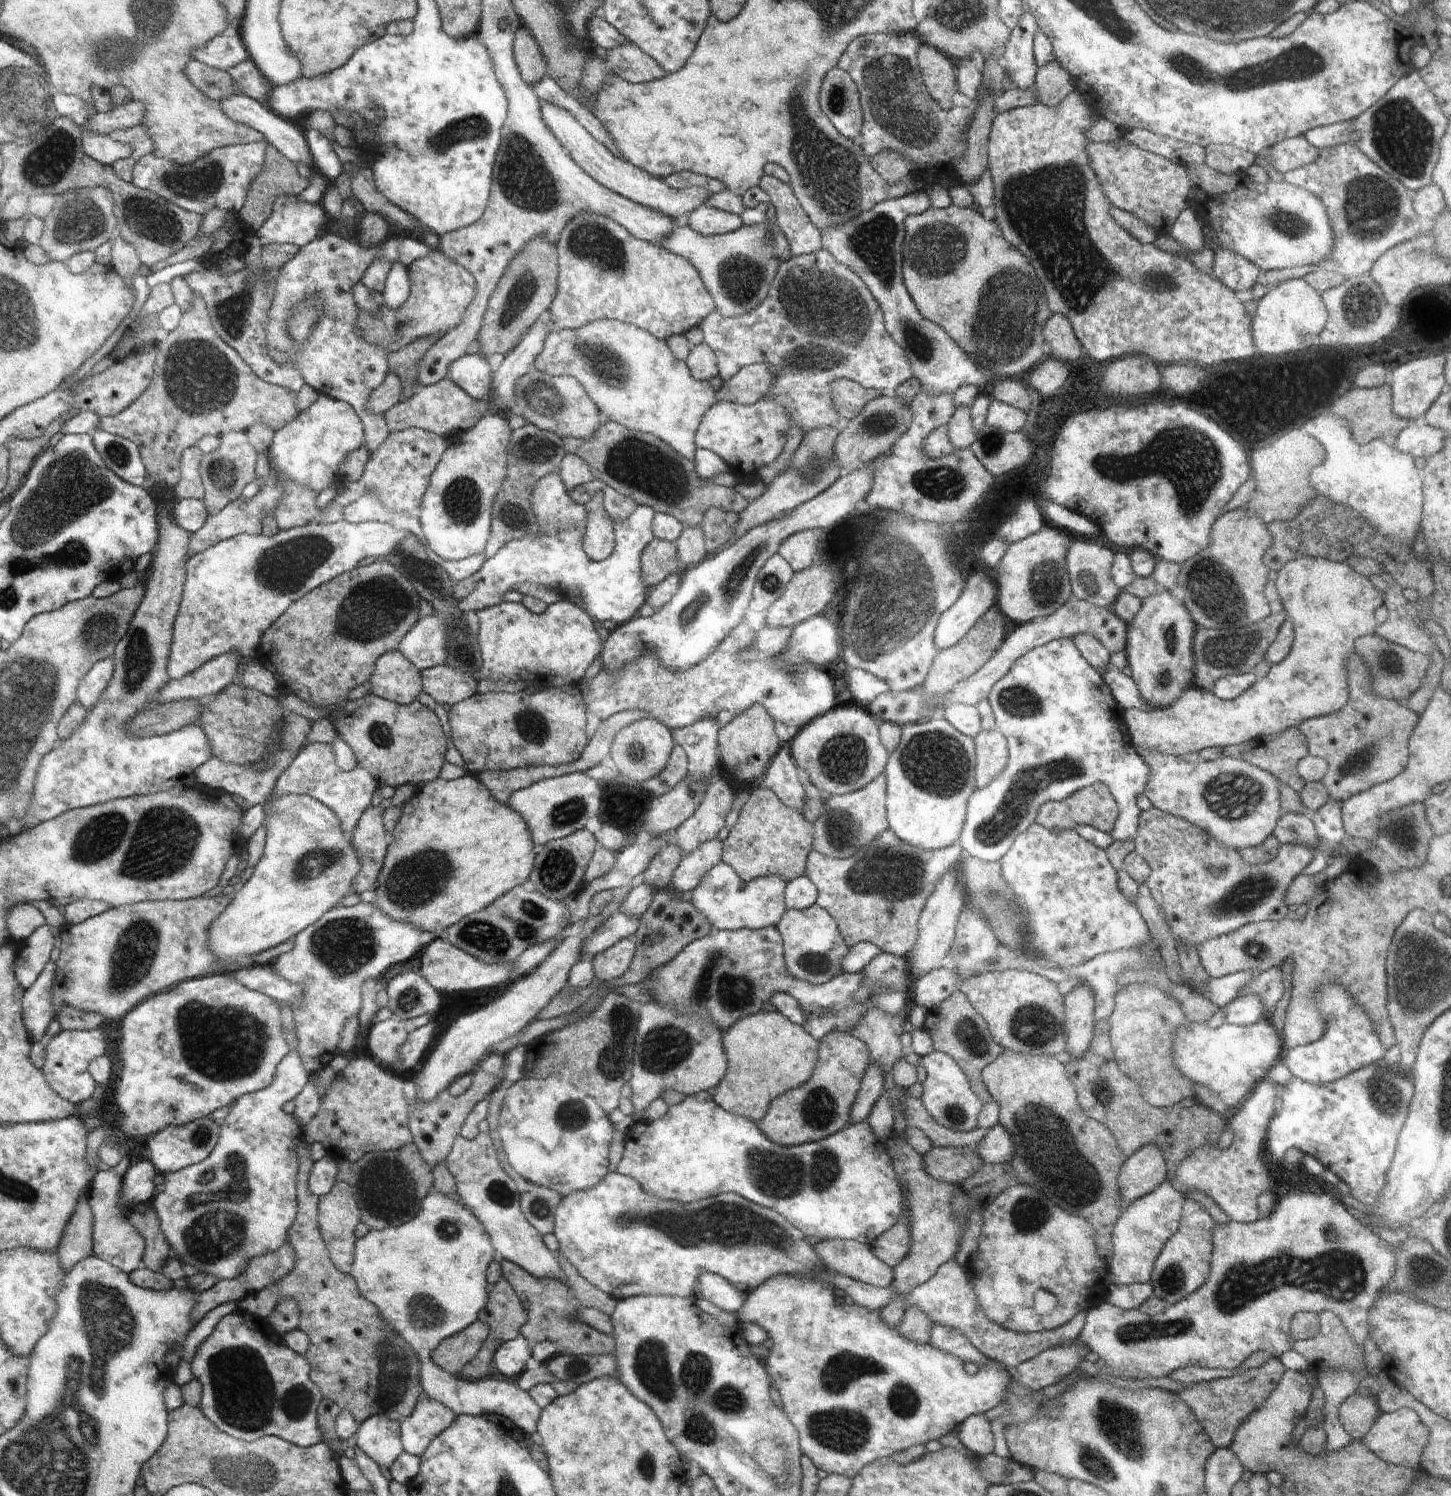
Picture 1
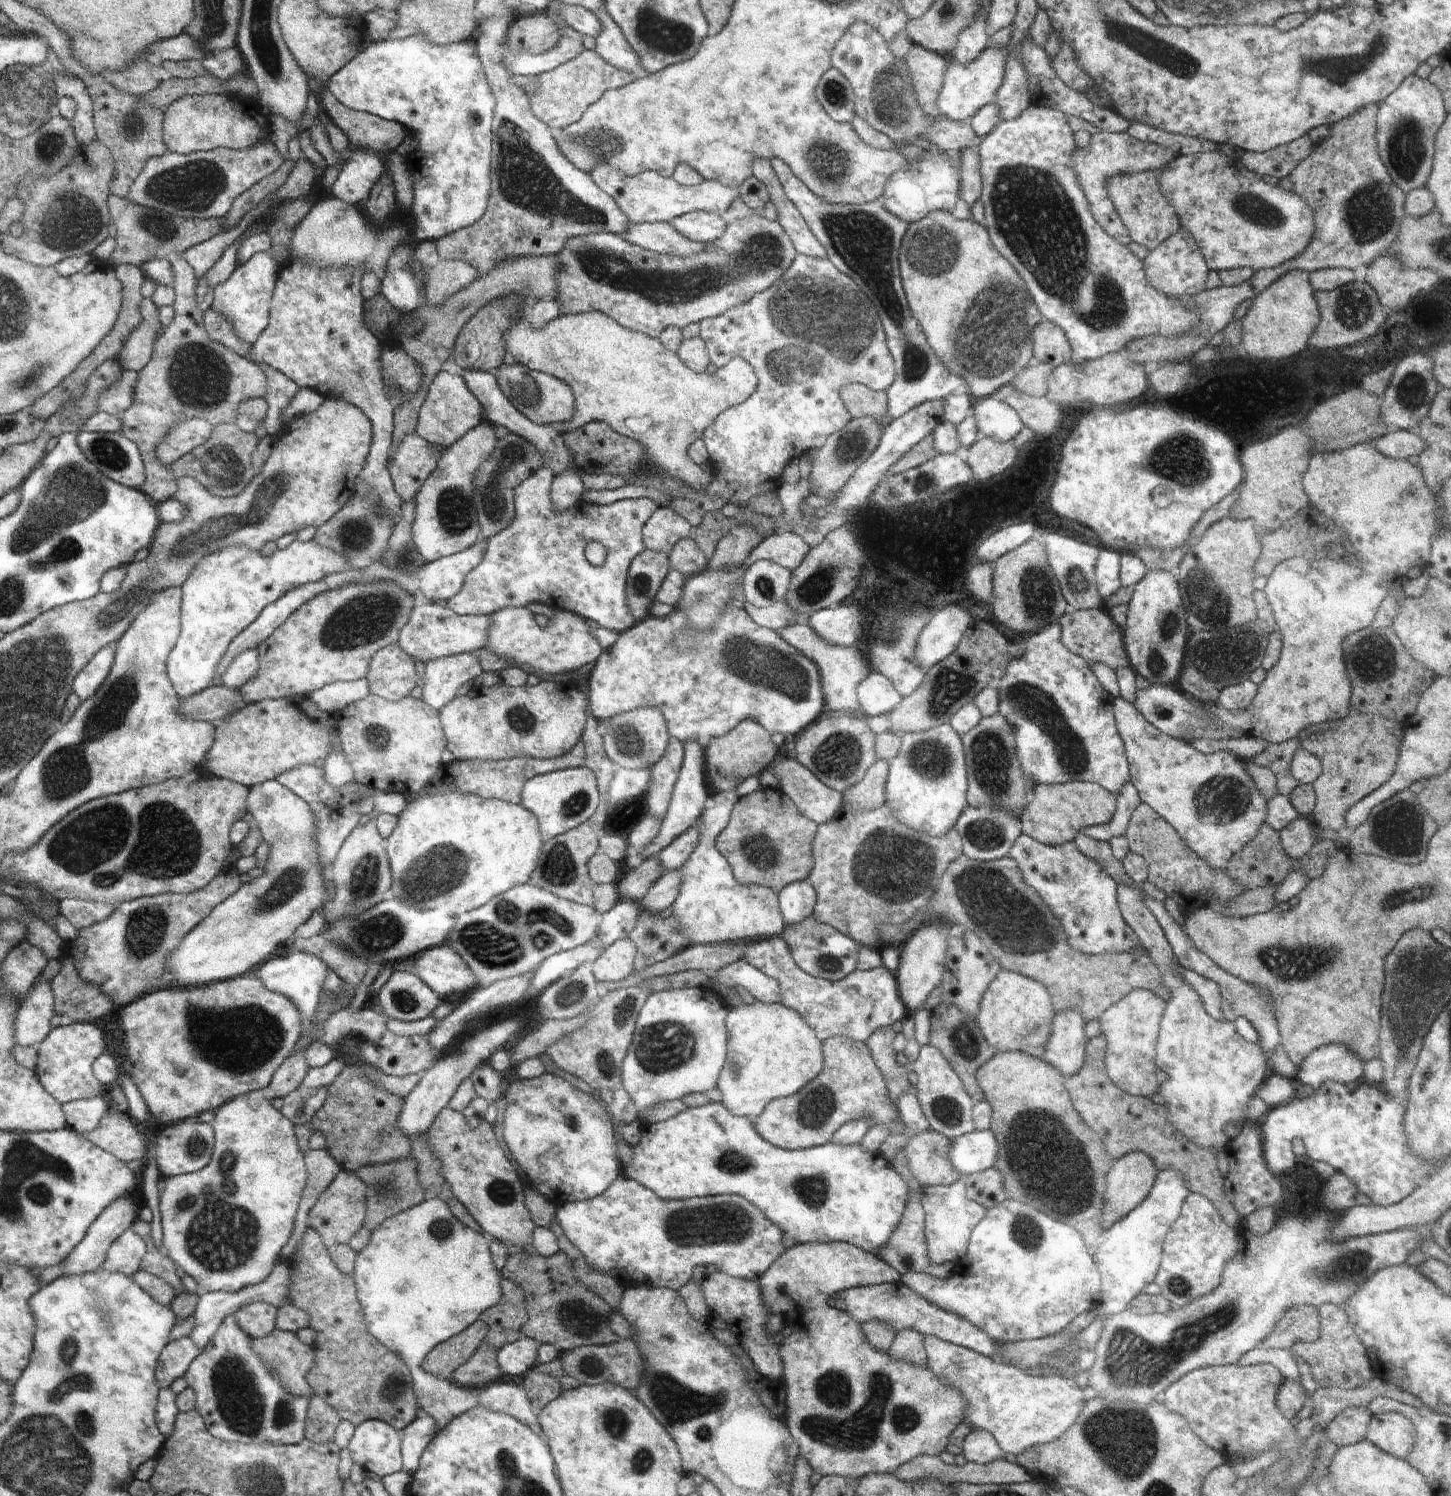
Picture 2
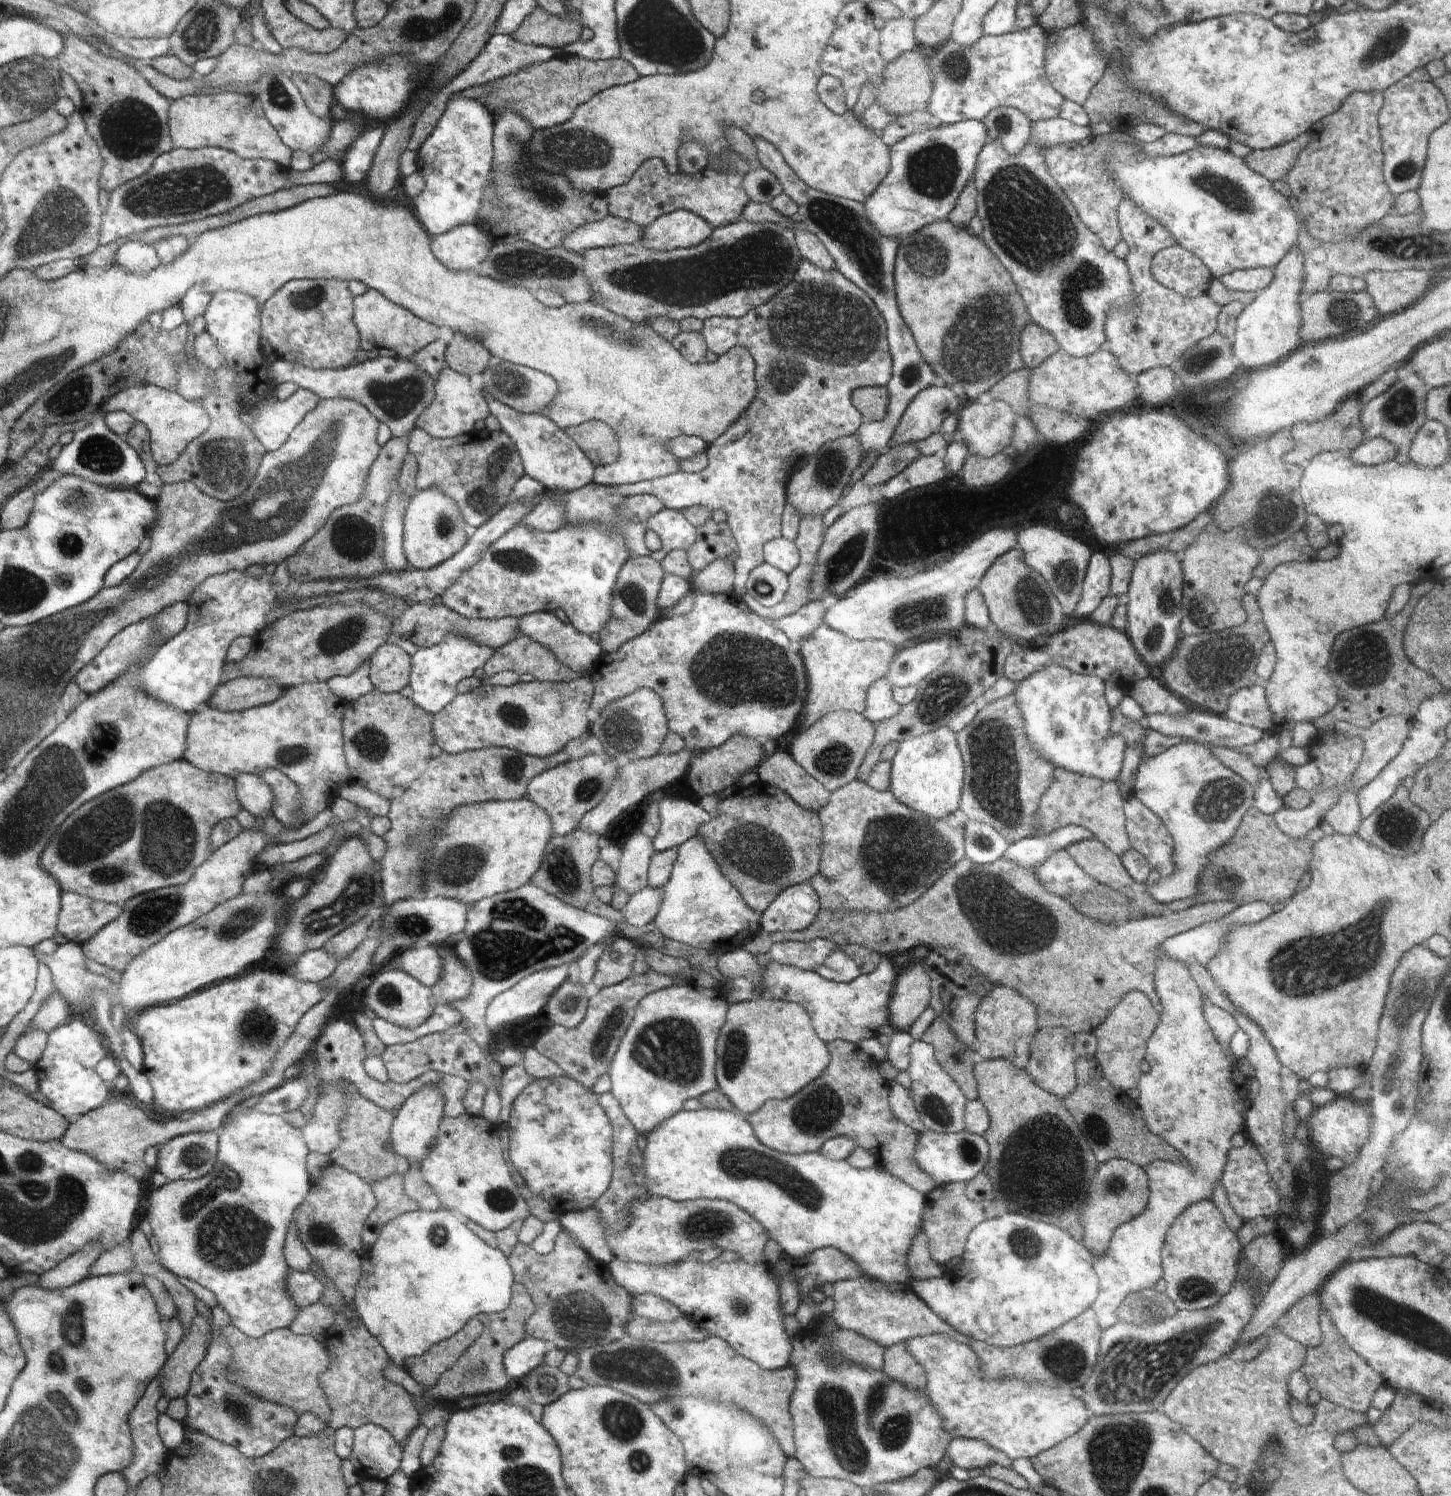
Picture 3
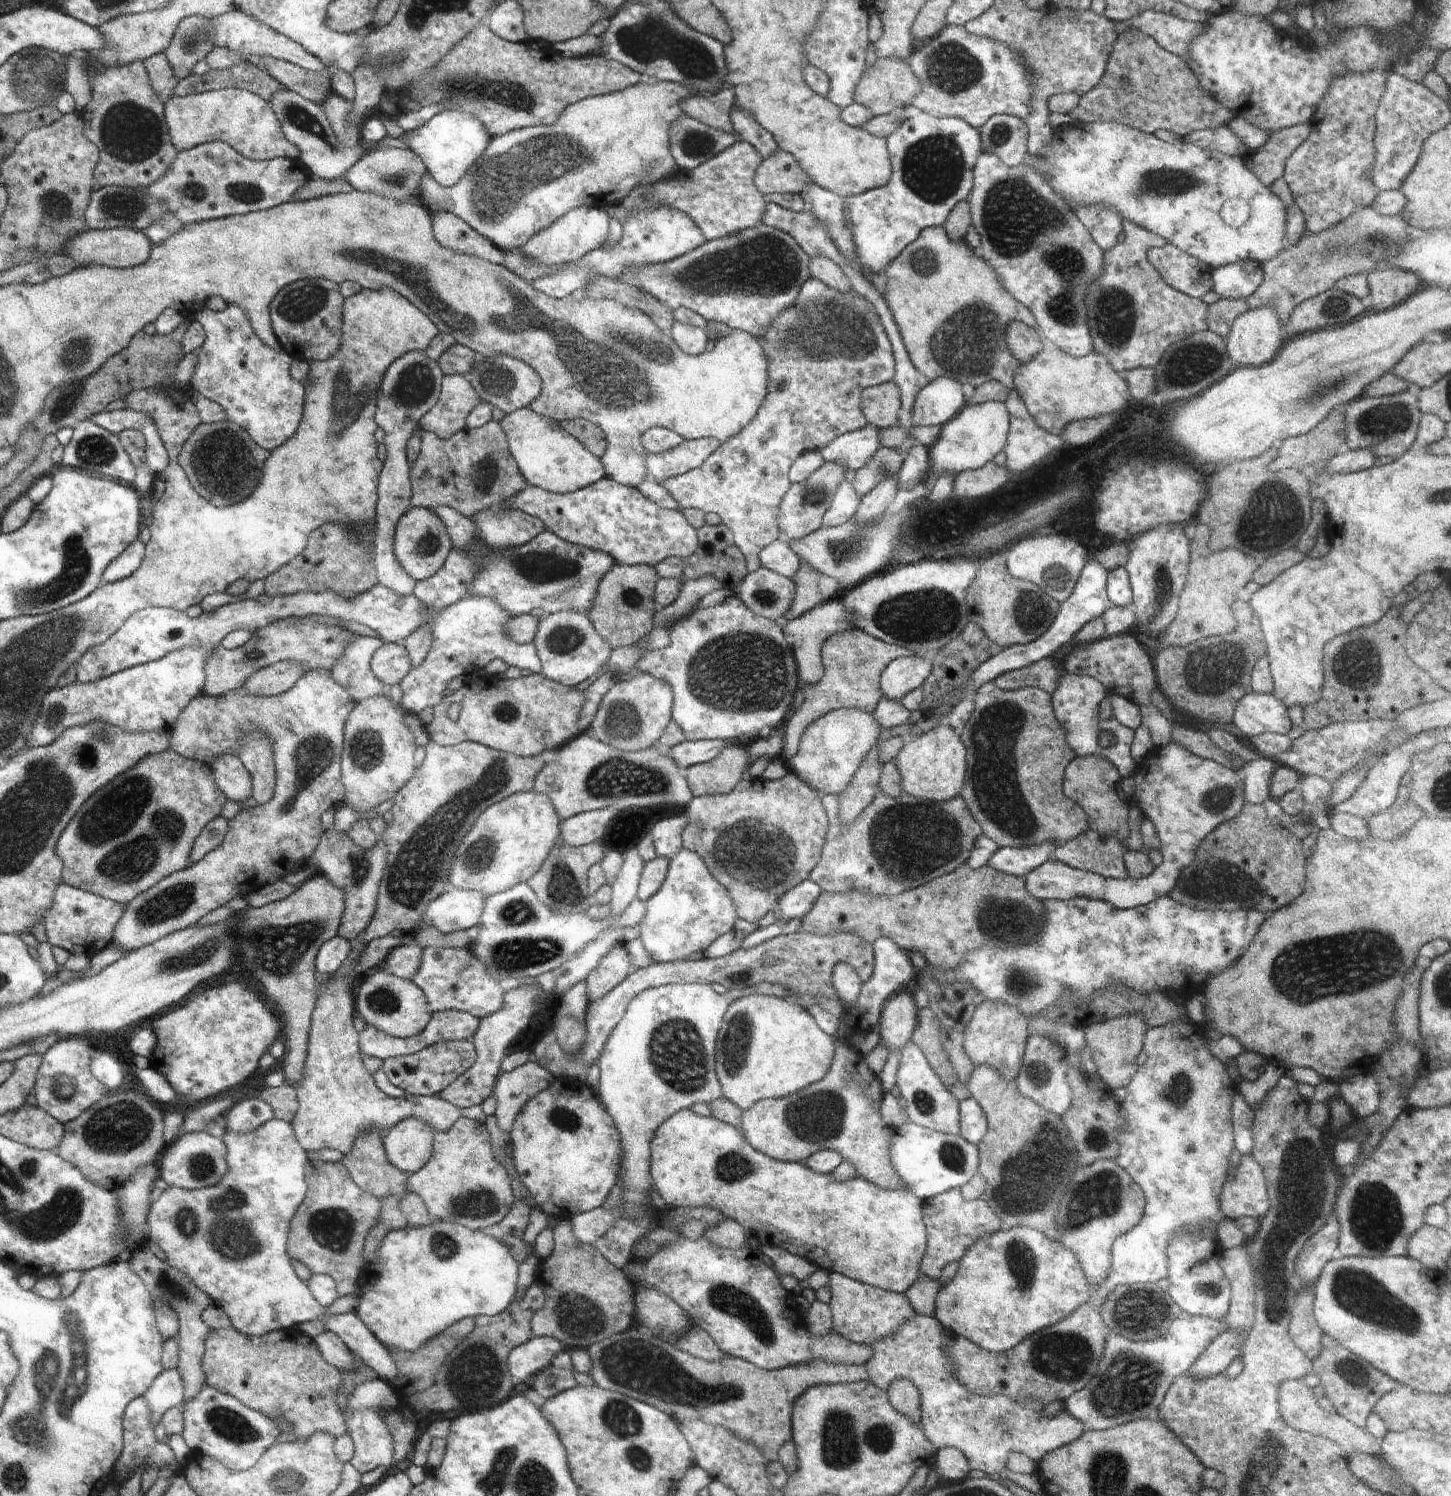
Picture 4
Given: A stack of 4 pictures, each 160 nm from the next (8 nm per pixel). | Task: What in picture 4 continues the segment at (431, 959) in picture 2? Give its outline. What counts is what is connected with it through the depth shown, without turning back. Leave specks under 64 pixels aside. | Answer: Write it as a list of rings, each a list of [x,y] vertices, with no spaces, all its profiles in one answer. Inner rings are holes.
[[[420,945],[394,947],[385,958],[383,968],[397,977],[410,981],[421,965],[422,951],[423,948]]]

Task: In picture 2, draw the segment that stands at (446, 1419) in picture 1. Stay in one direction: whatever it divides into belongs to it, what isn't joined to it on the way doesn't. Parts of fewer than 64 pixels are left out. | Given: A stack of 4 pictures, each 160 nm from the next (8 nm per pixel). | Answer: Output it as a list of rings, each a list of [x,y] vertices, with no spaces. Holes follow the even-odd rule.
[[[420,1413],[401,1433],[403,1470],[409,1475],[416,1472],[420,1457],[430,1441],[437,1435],[438,1425],[428,1413]]]

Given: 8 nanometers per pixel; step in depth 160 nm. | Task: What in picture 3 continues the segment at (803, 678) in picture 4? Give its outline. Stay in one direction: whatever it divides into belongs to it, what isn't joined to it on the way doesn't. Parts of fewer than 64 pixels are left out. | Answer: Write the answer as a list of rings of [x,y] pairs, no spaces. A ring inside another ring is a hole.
[[[812,602],[802,606],[798,612],[772,622],[786,634],[794,646],[797,646],[802,640],[810,638],[818,626],[824,626],[824,614],[826,610],[822,608],[822,604]]]

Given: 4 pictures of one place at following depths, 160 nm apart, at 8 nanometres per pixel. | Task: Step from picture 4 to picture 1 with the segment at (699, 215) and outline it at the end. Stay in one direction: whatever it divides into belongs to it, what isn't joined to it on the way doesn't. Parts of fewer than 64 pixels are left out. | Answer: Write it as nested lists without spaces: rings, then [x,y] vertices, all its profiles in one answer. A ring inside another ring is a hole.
[[[540,101],[541,117],[546,126],[554,133],[560,144],[566,149],[570,158],[596,182],[609,188],[615,193],[621,194],[635,203],[657,210],[659,213],[680,218],[688,215],[694,209],[705,205],[710,196],[705,188],[688,187],[687,189],[674,190],[670,188],[660,177],[652,176],[644,169],[632,163],[614,156],[601,142],[598,142],[583,126],[576,117],[560,105]]]

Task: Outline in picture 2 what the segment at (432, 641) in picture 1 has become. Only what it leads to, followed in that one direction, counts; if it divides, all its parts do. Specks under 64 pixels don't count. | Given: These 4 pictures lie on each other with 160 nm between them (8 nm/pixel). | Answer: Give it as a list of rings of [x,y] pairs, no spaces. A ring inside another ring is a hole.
[[[430,602],[413,608],[410,620],[400,631],[397,645],[415,662],[425,664],[442,657],[472,653],[486,647],[491,622],[489,615],[459,615],[448,607]]]

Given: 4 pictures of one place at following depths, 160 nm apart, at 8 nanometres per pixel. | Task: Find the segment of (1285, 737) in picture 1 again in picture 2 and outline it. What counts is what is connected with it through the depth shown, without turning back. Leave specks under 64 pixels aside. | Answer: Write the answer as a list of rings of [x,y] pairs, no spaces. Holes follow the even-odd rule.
[[[1297,738],[1283,743],[1270,743],[1266,749],[1248,760],[1272,770],[1277,780],[1279,794],[1288,797],[1299,785],[1291,773],[1291,762],[1298,748],[1301,746]]]

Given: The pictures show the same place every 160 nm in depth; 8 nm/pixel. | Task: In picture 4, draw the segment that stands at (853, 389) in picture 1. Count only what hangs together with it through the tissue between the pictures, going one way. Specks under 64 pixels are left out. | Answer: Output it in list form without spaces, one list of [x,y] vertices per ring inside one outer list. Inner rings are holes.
[[[894,381],[865,388],[861,394],[860,408],[867,422],[879,429],[900,426],[900,395],[898,385]]]

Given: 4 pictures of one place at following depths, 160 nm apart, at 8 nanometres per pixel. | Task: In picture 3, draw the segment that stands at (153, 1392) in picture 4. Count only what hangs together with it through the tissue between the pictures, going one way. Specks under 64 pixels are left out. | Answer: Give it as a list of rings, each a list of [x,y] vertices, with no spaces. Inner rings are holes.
[[[197,1314],[188,1334],[183,1336],[174,1353],[167,1356],[161,1371],[162,1397],[175,1400],[188,1394],[192,1374],[200,1366],[207,1352],[204,1346],[209,1328],[208,1322]]]

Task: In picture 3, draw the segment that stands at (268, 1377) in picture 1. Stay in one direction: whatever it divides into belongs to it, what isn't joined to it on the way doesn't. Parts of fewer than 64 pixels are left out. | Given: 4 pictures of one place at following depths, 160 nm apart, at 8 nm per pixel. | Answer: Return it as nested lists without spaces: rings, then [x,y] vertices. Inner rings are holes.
[[[219,1306],[211,1309],[214,1318],[212,1318],[212,1344],[208,1348],[204,1360],[192,1374],[190,1390],[184,1397],[188,1413],[184,1422],[230,1446],[234,1446],[244,1458],[260,1458],[269,1454],[278,1444],[294,1435],[294,1424],[299,1420],[290,1408],[278,1406],[264,1402],[260,1398],[254,1398],[254,1394],[248,1394],[246,1390],[238,1388],[232,1380],[226,1378],[226,1366],[230,1365],[230,1348],[218,1334],[222,1326],[231,1325],[230,1316]]]

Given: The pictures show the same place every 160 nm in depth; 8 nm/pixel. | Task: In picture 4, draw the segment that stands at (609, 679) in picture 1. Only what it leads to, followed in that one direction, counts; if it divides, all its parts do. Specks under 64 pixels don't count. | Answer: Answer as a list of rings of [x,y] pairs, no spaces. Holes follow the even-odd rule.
[[[734,594],[722,604],[698,608],[685,617],[666,624],[664,628],[668,633],[670,644],[661,649],[651,649],[648,636],[642,637],[632,646],[638,648],[643,655],[626,674],[616,673],[618,674],[616,682],[631,679],[640,673],[650,673],[668,681],[673,690],[671,718],[684,731],[688,741],[702,739],[740,741],[745,737],[755,739],[764,726],[776,728],[786,722],[795,692],[799,688],[799,674],[795,654],[784,639],[781,623],[756,616]]]

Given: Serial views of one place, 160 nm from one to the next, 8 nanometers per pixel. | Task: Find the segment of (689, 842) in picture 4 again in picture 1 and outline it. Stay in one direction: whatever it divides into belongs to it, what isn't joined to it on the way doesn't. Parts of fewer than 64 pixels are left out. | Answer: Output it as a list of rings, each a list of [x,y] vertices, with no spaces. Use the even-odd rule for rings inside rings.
[[[762,784],[754,787],[741,807],[735,826],[729,830],[723,840],[723,857],[728,866],[731,866],[738,876],[749,881],[767,874],[776,873],[788,880],[804,875],[807,865],[807,856],[813,849],[814,825],[802,813],[788,808],[776,796],[776,793]]]

